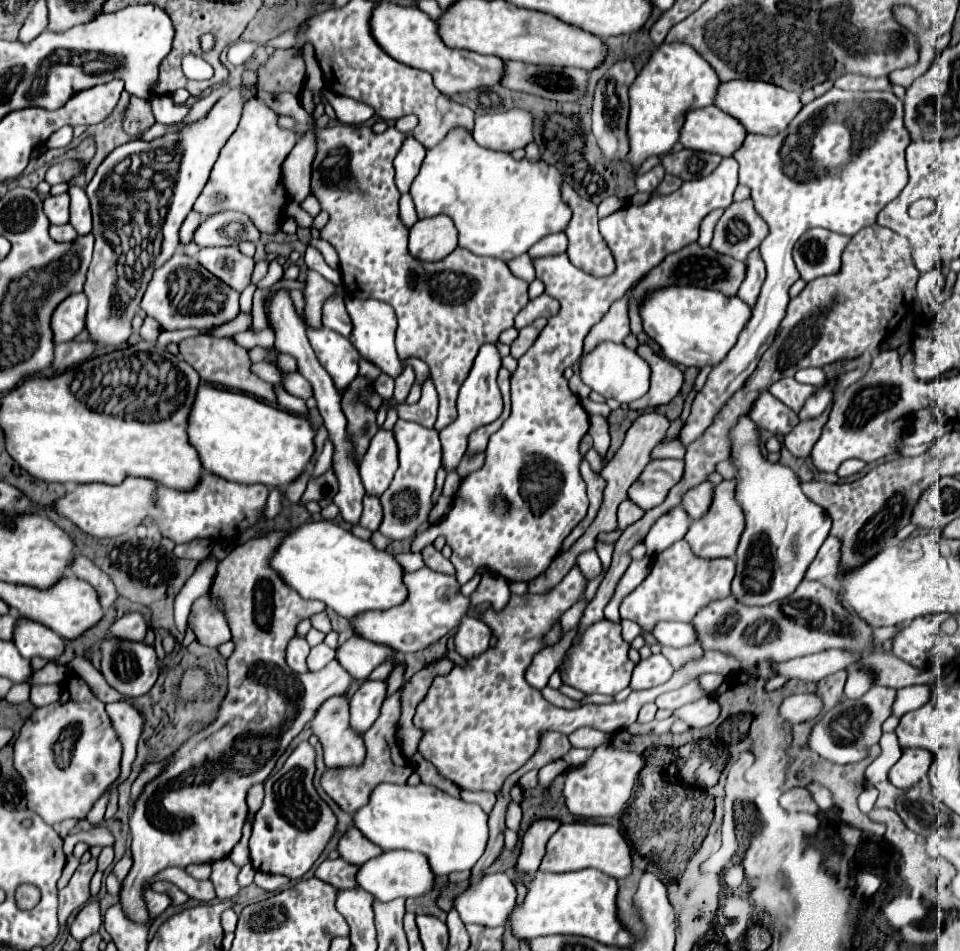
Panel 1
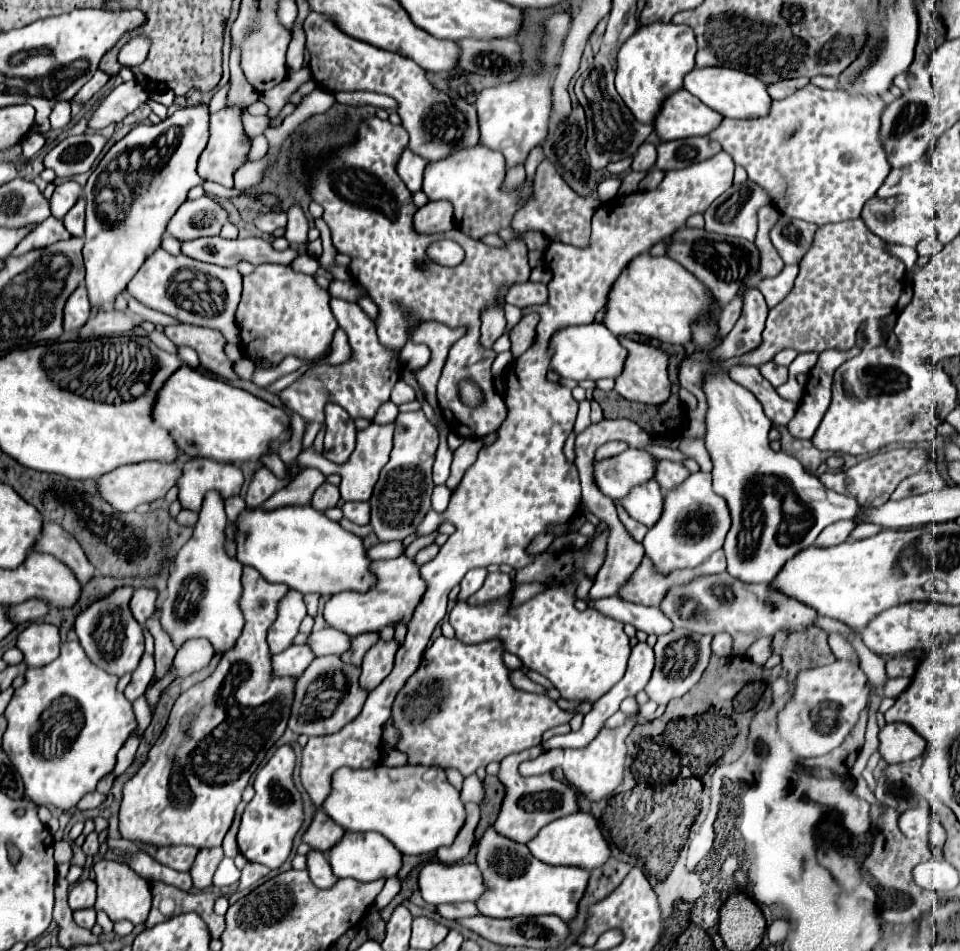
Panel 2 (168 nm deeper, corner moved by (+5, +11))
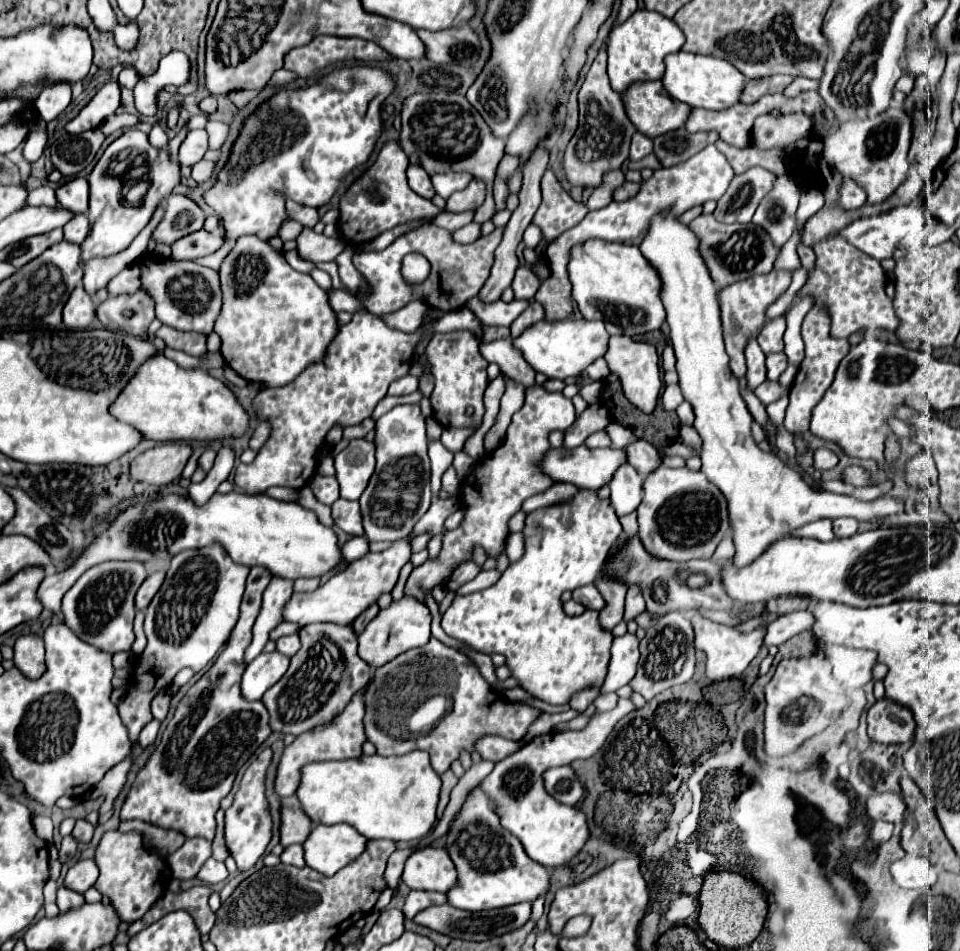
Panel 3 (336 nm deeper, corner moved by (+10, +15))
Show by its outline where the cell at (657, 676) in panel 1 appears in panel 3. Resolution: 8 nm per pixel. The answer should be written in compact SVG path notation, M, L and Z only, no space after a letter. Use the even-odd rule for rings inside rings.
M626 633L622 637L614 637L608 675L606 675L606 681L600 689L600 693L618 691L620 687L624 687L632 681L632 677L636 675L638 659L640 659L638 645L640 645L640 641L636 635Z

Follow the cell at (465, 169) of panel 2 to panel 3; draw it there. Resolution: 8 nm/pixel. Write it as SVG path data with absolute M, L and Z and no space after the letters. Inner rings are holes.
M454 171L454 173L434 173L430 175L432 187L440 197L450 197L454 191L462 191L470 185L474 177L466 171Z

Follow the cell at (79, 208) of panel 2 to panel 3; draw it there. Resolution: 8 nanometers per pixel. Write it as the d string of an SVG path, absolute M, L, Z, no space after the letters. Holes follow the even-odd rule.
M74 213L72 221L64 225L64 239L66 241L76 241L82 243L88 233L88 217L84 213Z

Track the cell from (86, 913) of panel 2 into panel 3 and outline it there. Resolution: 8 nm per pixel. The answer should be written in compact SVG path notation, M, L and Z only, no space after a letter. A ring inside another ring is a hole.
M64 887L58 889L58 909L60 909L62 913L68 913L70 909L82 907L84 903L86 903L86 901L84 901L84 897L82 897L80 893L72 893L70 889L64 889Z

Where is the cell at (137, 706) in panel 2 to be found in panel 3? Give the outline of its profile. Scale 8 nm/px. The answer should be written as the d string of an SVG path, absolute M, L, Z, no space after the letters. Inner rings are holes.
M130 753L124 761L120 761L116 767L112 767L112 769L104 775L104 779L92 789L92 793L90 793L92 799L98 797L98 795L104 795L105 797L105 801L99 809L100 815L108 812L112 808L114 797L120 793L120 789L122 789L122 785L124 785L124 781L126 781L126 773L128 773L130 765L132 765L132 753Z

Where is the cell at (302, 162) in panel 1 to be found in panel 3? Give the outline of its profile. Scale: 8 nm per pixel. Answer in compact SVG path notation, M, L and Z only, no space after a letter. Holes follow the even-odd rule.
M304 227L302 233L296 239L298 253L302 259L320 263L320 261L334 261L346 247L346 243L340 237L326 237L316 235L310 227Z

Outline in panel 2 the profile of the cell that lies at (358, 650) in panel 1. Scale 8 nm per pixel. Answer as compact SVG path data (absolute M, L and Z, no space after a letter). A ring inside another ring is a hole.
M331 627L311 633L305 641L305 645L309 645L309 649L313 649L315 655L329 655L329 653L341 655L349 649L349 643L351 643L351 637L347 637L345 633L341 633L337 629L331 629Z

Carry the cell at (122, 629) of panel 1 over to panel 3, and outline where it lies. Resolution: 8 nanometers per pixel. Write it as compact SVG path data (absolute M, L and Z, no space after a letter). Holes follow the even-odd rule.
M156 571L156 573L152 573L152 575L148 575L148 577L144 579L144 583L140 585L140 589L138 589L138 593L136 593L136 609L144 611L144 609L150 605L152 597L154 597L156 591L160 589L162 581L164 581L164 573L162 573L162 571Z

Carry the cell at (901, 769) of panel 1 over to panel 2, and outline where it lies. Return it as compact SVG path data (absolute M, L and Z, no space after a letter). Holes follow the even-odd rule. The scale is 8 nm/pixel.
M887 723L879 731L879 753L887 763L911 761L925 753L925 739L905 723Z

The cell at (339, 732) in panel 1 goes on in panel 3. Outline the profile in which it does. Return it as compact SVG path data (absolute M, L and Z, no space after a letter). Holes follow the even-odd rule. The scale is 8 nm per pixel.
M306 625L298 631L302 649L292 657L288 673L264 693L262 701L270 711L270 725L274 731L300 735L316 725L338 717L348 705L350 697L368 685L372 669L358 657L356 633L346 625Z

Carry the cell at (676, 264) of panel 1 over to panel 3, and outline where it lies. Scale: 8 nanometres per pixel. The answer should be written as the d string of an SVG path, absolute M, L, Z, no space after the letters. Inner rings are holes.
M700 215L690 223L690 229L700 239L698 251L718 289L744 281L752 275L762 275L762 273L772 271L772 265L774 265L774 259L778 253L770 241L770 237L758 225L754 225L754 223L726 225L726 223L716 221L712 215Z

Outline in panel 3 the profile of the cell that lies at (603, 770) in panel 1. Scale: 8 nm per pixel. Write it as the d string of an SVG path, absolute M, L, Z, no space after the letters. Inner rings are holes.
M620 699L616 709L596 713L588 727L582 731L558 731L536 737L510 759L506 757L504 761L496 763L494 771L482 781L480 787L488 793L490 801L494 803L502 825L520 839L530 859L538 861L540 865L546 865L548 869L566 865L582 851L590 837L586 815L576 807L554 803L554 799L548 797L548 793L544 791L542 773L548 767L570 765L576 759L594 757L612 735L614 725L634 709L636 705L630 699Z

